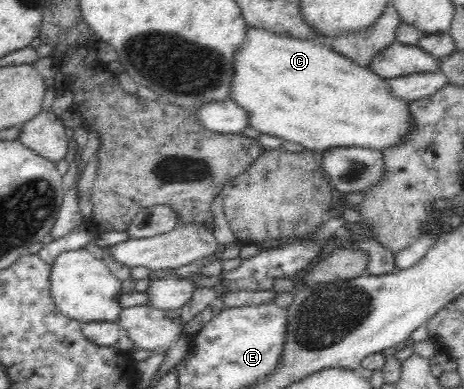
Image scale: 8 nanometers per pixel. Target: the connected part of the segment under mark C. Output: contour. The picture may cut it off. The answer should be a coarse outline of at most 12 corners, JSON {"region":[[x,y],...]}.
{"region":[[247,25],[229,99],[318,153],[413,130],[387,79]]}

